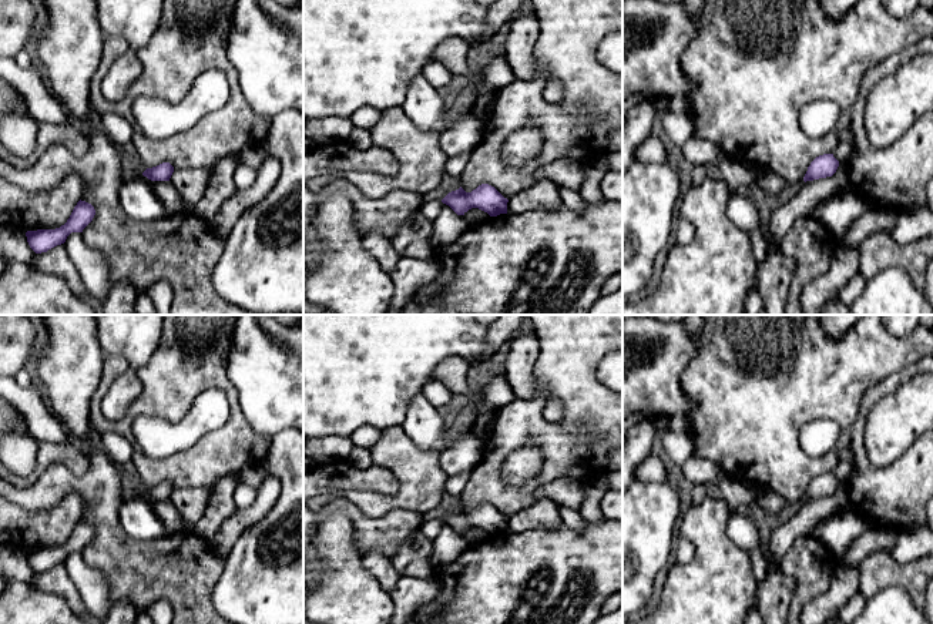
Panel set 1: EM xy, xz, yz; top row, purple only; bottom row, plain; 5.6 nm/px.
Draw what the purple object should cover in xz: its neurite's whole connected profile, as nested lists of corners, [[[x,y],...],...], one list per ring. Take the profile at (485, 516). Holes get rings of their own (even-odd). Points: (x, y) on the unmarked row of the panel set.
[[[481,503],[471,511],[466,511],[462,506],[449,511],[443,519],[457,534],[464,534],[471,527],[479,527],[490,536],[507,533],[507,521],[494,506]]]

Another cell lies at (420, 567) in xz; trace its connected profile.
[[[427,558],[415,560],[405,567],[405,576],[407,577],[429,577],[433,573]]]

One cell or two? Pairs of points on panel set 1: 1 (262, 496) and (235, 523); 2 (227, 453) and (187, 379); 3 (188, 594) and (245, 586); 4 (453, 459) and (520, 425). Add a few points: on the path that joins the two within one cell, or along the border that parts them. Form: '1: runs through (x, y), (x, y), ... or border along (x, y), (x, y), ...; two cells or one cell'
1: runs through (259, 505), (244, 517); one cell
2: runs through (234, 428), (232, 395), (218, 379), (212, 379); one cell
3: border along (225, 560), (222, 574), (212, 593), (214, 609); two cells
4: border along (485, 445), (482, 459), (470, 472); two cells

